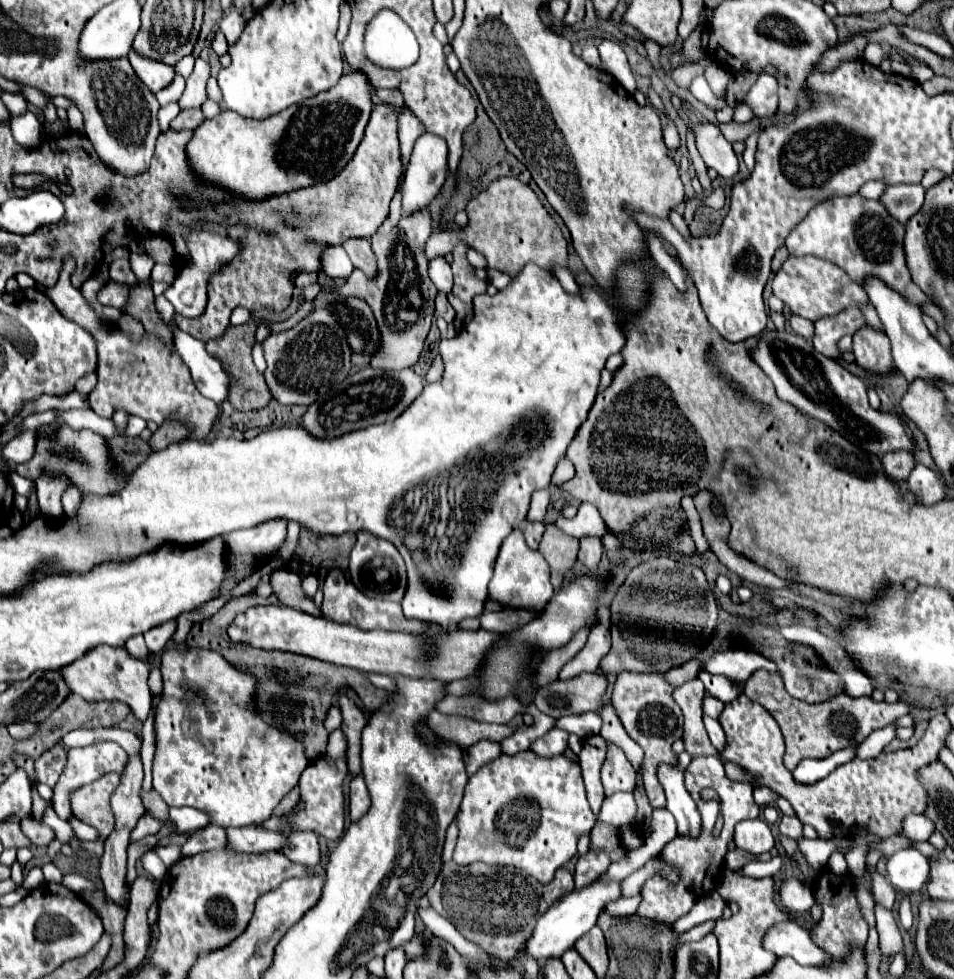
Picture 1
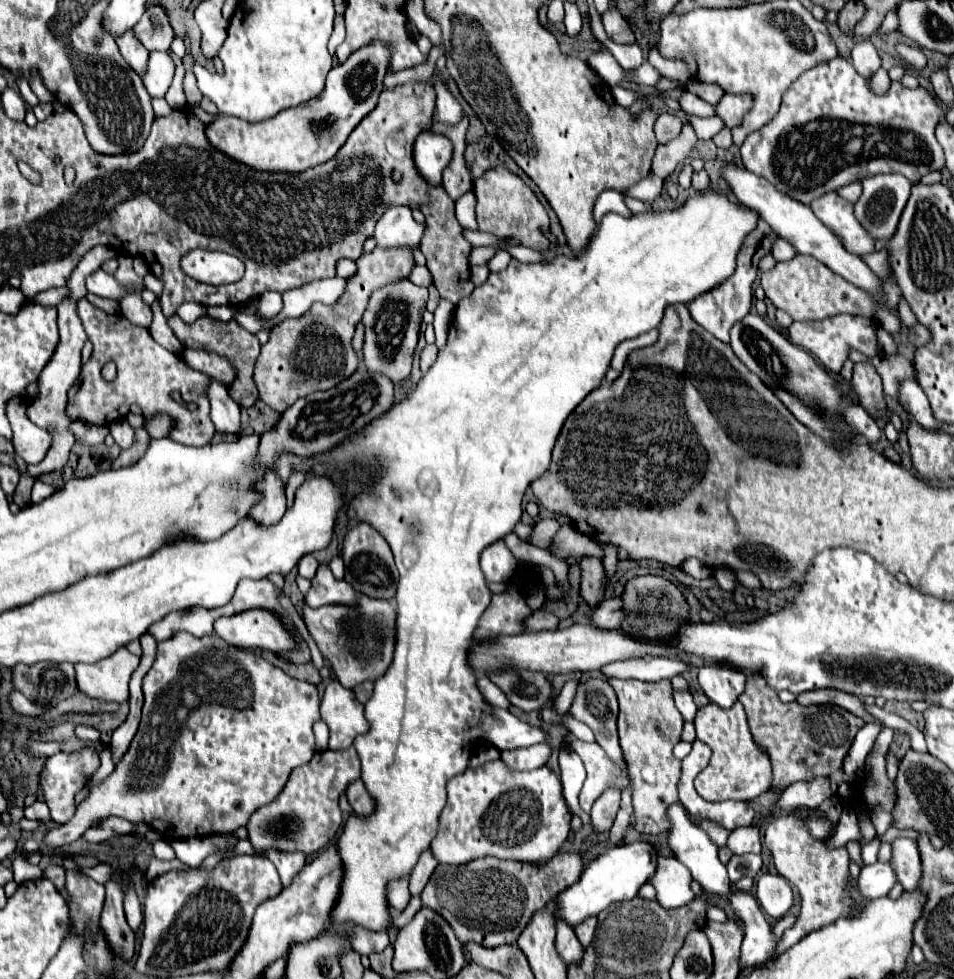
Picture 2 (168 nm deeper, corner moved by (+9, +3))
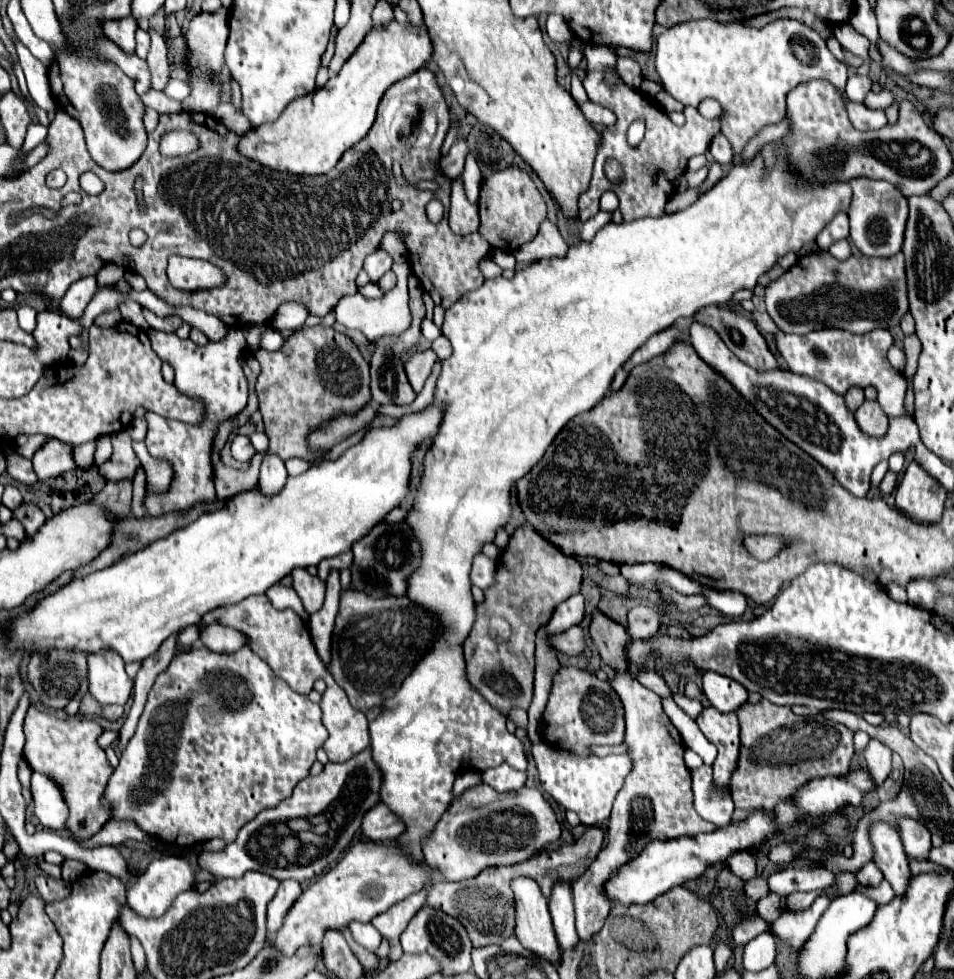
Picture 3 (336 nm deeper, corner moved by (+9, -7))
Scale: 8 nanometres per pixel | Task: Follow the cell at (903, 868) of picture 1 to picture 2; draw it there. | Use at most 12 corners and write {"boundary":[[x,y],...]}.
{"boundary":[[891,862],[861,868],[861,898],[875,900],[897,884]]}

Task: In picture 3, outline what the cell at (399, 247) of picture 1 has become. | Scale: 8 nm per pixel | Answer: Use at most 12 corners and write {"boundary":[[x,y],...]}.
{"boundary":[[421,286],[407,332],[381,338],[371,358],[371,394],[381,406],[415,400],[401,354],[421,336]]}

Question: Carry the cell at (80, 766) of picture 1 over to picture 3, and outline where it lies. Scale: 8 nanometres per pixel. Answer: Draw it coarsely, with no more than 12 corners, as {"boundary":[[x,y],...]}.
{"boundary":[[31,776],[33,812],[49,830],[63,830],[69,810],[49,776]]}

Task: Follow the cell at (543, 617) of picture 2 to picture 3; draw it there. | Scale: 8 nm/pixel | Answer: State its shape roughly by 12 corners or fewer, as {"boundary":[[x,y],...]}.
{"boundary":[[575,626],[553,638],[555,648],[567,656],[581,656],[585,630]]}

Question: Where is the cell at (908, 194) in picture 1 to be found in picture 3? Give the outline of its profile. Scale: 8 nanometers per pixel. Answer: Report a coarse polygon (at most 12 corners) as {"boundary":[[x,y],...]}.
{"boundary":[[851,180],[851,240],[865,256],[903,246],[907,198],[885,180]]}

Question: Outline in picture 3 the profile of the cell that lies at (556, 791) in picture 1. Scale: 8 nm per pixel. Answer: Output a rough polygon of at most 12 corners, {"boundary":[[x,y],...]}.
{"boundary":[[473,786],[423,838],[449,882],[557,842],[537,788]]}

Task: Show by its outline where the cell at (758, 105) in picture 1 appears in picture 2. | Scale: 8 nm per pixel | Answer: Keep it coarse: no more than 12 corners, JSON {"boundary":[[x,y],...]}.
{"boundary":[[725,94],[717,116],[727,128],[739,126],[751,108],[751,96]]}

